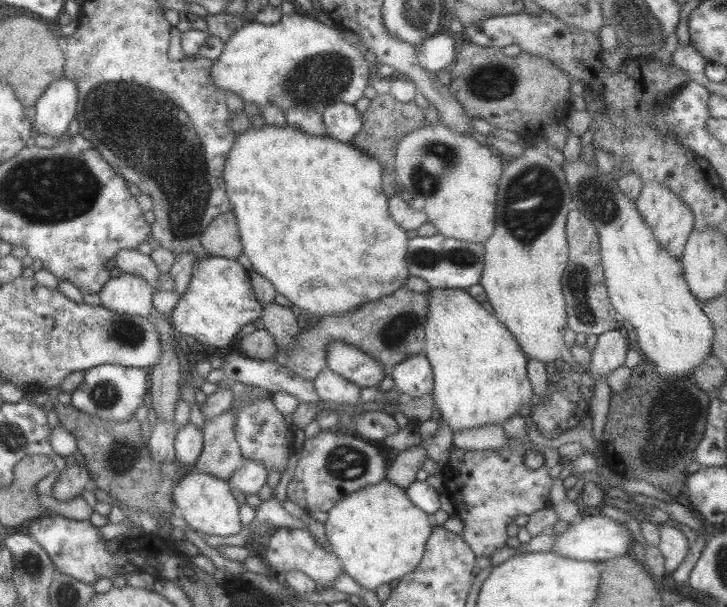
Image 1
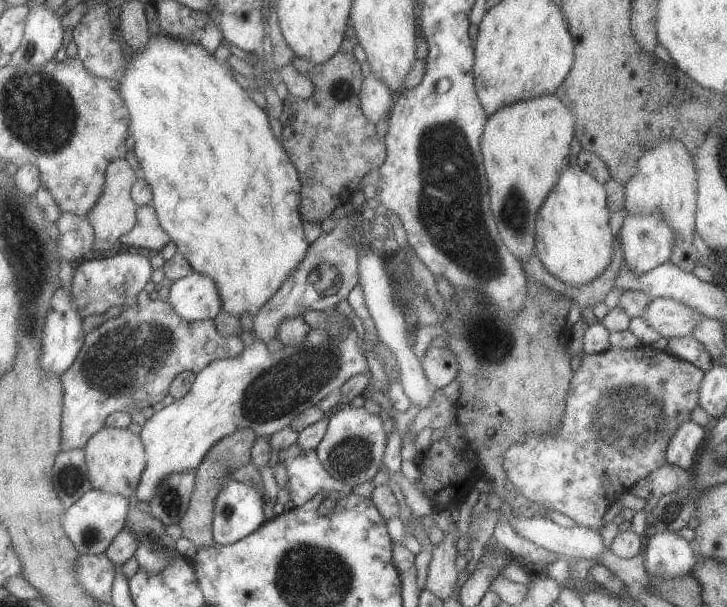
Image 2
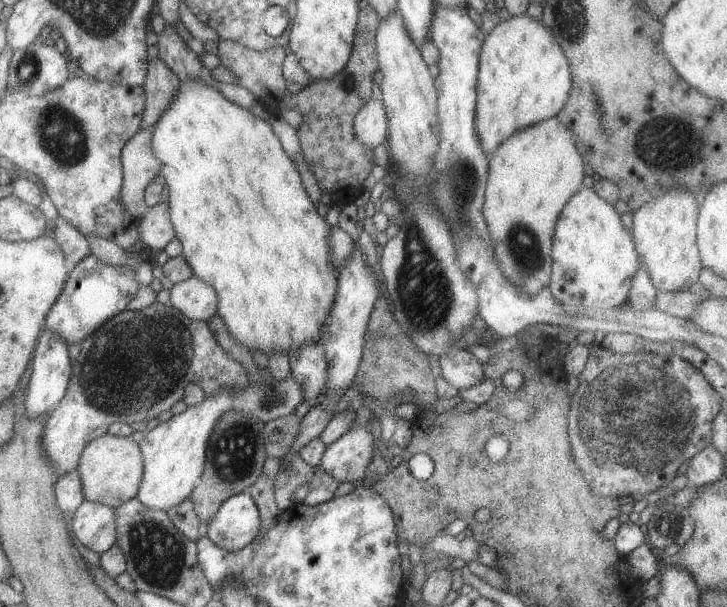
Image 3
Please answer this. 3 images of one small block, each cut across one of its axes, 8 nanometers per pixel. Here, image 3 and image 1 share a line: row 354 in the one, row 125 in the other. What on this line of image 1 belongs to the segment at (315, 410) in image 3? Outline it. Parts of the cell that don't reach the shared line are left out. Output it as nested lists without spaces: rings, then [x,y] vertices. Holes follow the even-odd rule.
[[[339,101],[326,105],[321,116],[327,136],[341,143],[349,144],[363,124],[362,114],[353,107],[353,104]]]

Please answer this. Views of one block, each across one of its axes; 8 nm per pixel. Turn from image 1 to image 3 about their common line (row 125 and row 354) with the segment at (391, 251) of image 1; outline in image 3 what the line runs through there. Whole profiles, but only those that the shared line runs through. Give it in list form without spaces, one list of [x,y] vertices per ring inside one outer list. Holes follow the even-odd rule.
[[[189,80],[189,82],[179,84],[179,90],[175,92],[169,108],[159,116],[159,120],[153,125],[151,152],[161,164],[159,176],[167,184],[169,196],[167,196],[166,202],[169,208],[169,218],[175,237],[182,246],[181,255],[189,265],[192,276],[203,280],[205,284],[215,290],[217,295],[216,314],[223,319],[223,324],[225,324],[227,332],[233,336],[233,340],[237,344],[243,344],[250,353],[259,350],[265,356],[269,356],[271,352],[289,354],[291,350],[295,350],[299,346],[305,346],[305,344],[311,344],[311,342],[319,343],[321,326],[323,326],[323,322],[325,322],[325,318],[331,310],[331,304],[335,300],[335,294],[337,294],[337,277],[339,274],[335,270],[335,266],[331,264],[331,258],[329,258],[329,242],[327,242],[329,226],[325,222],[325,218],[322,219],[317,213],[315,204],[309,200],[295,164],[285,154],[269,123],[253,116],[250,111],[237,106],[237,104],[231,104],[211,86],[201,84],[197,80]]]

